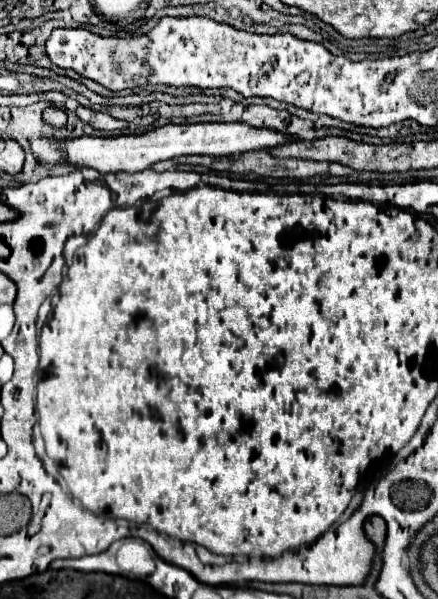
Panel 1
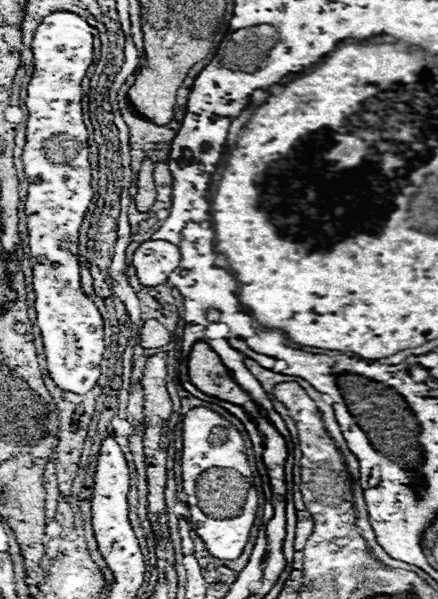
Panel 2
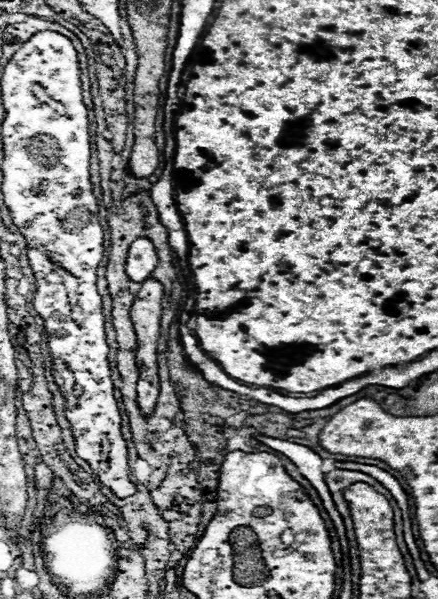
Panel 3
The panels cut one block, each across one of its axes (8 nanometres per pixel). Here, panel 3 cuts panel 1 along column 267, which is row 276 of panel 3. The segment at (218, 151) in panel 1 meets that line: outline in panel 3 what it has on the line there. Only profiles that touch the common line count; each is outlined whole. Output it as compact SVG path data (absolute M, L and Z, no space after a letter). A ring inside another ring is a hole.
M138 238L130 244L126 258L126 272L132 282L144 282L152 270L158 266L158 256L154 244L148 238Z

